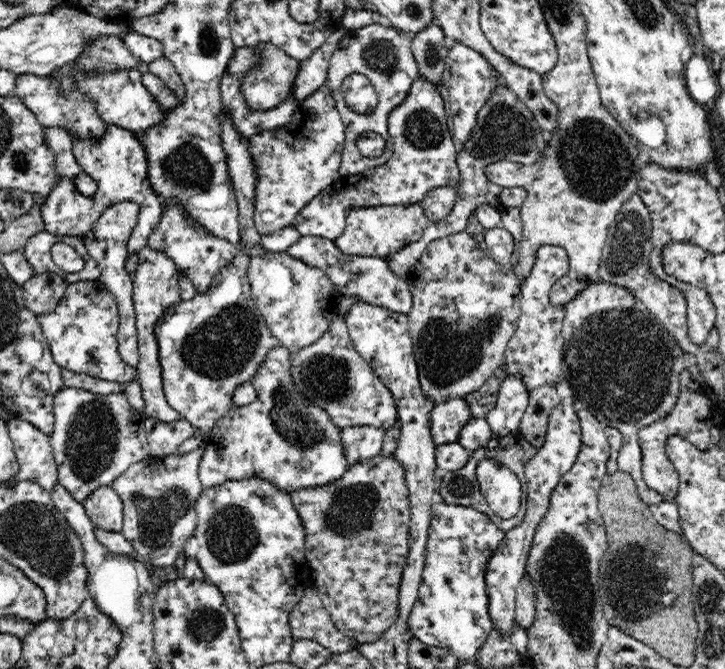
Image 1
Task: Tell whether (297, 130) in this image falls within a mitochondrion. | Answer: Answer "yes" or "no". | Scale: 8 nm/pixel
no

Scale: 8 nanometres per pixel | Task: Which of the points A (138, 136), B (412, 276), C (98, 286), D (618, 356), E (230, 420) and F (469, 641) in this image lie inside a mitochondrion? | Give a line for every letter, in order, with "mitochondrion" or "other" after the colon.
A: other
B: other
C: other
D: mitochondrion
E: other
F: other

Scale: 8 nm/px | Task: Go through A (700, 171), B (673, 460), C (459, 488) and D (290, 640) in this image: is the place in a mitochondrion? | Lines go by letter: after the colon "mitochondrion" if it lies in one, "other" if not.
A: other
B: other
C: mitochondrion
D: other

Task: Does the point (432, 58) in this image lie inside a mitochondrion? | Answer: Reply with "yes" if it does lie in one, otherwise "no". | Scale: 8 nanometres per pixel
yes

